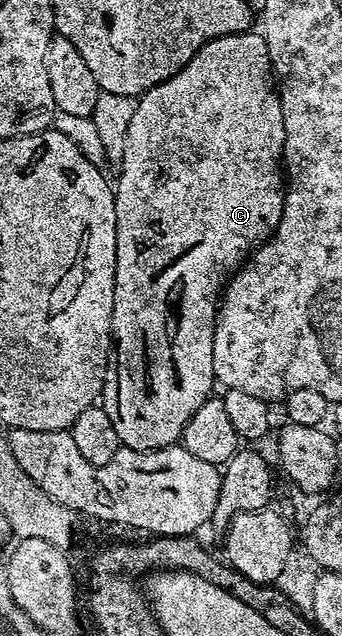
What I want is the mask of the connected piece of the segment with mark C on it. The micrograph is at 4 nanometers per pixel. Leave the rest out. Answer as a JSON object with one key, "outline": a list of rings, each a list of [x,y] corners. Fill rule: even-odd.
{"outline":[[[250,29],[240,31],[234,35],[224,35],[218,39],[206,39],[205,43],[191,57],[191,61],[187,61],[187,65],[183,65],[183,69],[179,69],[179,73],[175,73],[167,81],[163,81],[159,85],[155,85],[150,91],[137,99],[137,108],[135,114],[131,116],[131,125],[127,125],[127,133],[123,141],[123,157],[121,158],[121,166],[116,172],[117,183],[115,179],[115,225],[117,226],[117,236],[115,237],[115,305],[113,306],[113,316],[111,317],[111,329],[113,330],[113,338],[111,340],[111,377],[106,378],[105,388],[101,390],[100,406],[104,407],[107,417],[111,417],[111,425],[115,425],[115,433],[119,437],[119,441],[123,447],[131,449],[139,449],[146,451],[147,449],[159,449],[160,447],[174,446],[180,440],[181,434],[185,431],[187,421],[191,421],[191,417],[195,417],[195,409],[199,409],[199,405],[203,405],[214,394],[215,380],[213,378],[213,326],[217,320],[217,305],[219,296],[223,290],[223,284],[232,276],[233,272],[245,262],[247,253],[266,243],[272,235],[275,228],[279,225],[279,221],[283,217],[283,205],[285,204],[285,193],[283,190],[283,141],[285,134],[283,133],[283,109],[281,108],[281,98],[277,95],[275,86],[275,76],[272,72],[273,66],[269,60],[267,53],[267,41],[262,37],[260,30]]]}

